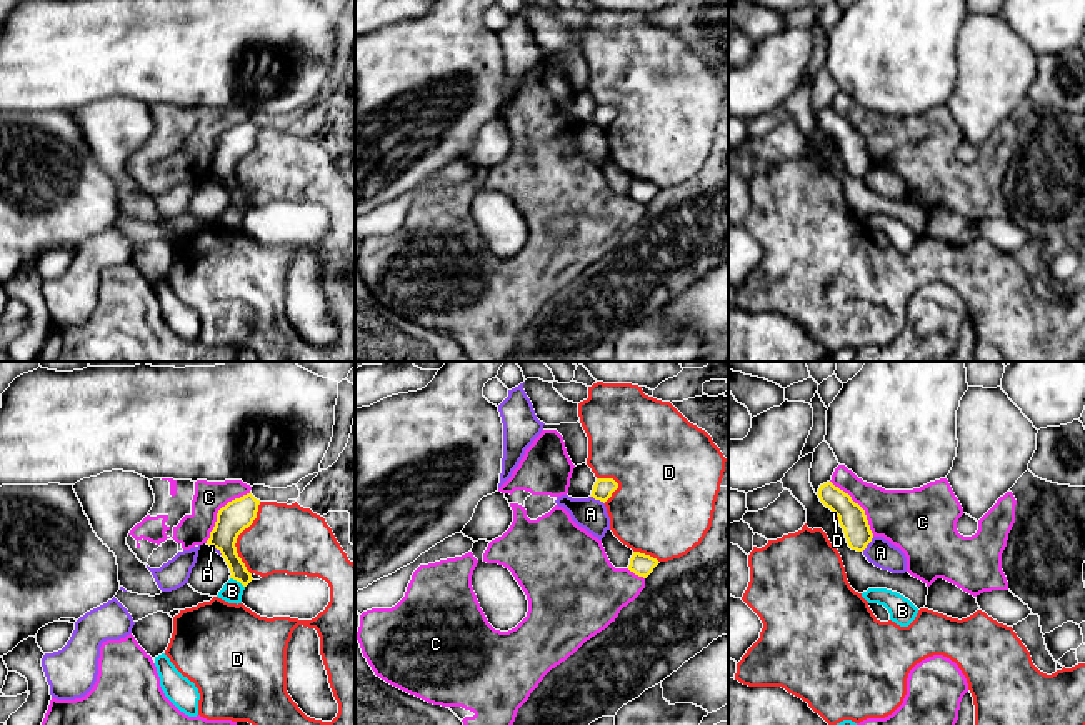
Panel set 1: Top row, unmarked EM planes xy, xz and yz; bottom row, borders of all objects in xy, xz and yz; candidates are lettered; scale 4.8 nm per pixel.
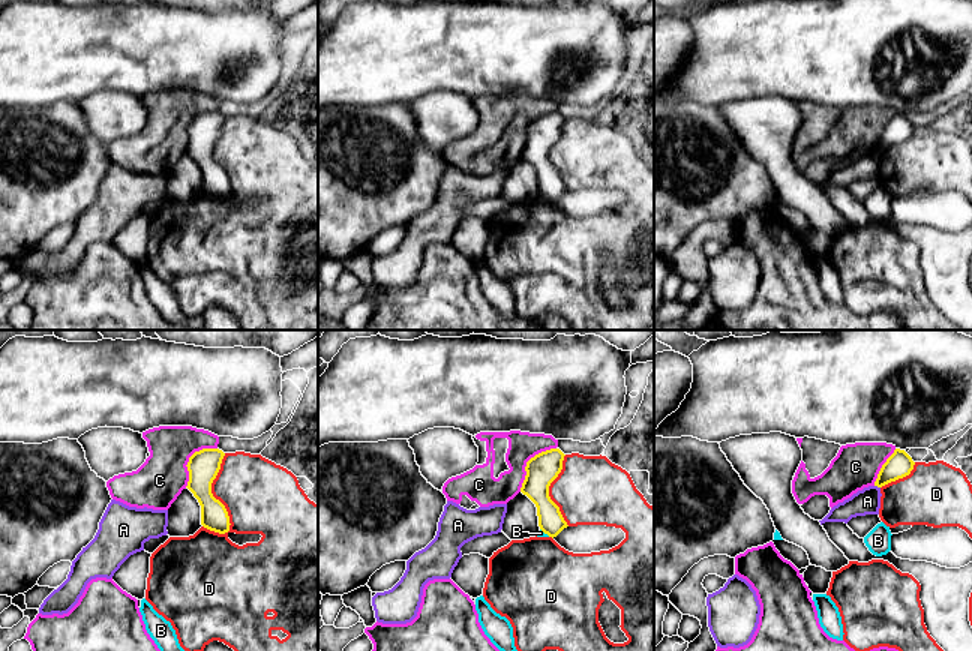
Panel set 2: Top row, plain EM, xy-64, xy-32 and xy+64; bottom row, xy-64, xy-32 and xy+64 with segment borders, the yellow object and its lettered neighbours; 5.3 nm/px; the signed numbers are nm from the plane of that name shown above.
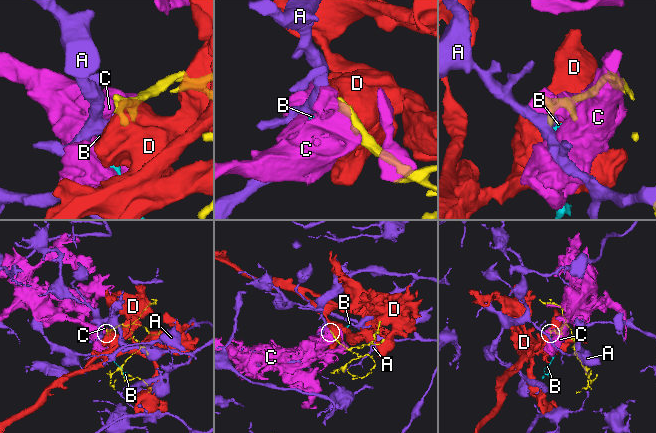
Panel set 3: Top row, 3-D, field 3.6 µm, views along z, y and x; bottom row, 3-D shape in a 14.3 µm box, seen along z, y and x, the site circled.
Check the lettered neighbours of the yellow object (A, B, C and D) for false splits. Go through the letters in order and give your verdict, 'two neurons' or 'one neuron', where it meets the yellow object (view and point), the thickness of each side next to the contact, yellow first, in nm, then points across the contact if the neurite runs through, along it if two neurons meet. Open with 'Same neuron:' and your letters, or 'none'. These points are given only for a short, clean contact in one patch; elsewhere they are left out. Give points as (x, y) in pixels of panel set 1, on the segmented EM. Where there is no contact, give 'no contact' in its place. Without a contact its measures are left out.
Same neuron: none
A: two neurons | xz (597, 499) | 100/150 nm | along xz (590, 495), (604, 504)
B: two neurons | xy (237, 580) | 130/100 nm | along xy (230, 577), (244, 587)
C: two neurons | xy (219, 512) | 150/150 nm
D: two neurons | xy (237, 537) | 150/340 nm

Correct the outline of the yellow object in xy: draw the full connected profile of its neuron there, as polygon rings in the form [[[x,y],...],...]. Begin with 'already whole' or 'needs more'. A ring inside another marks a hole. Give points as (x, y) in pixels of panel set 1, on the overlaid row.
already whole | [[[252,493],[228,502],[218,510],[215,527],[207,540],[207,545],[217,548],[225,558],[232,573],[230,578],[240,582],[243,587],[253,578],[238,557],[235,543],[238,535],[257,518],[258,505],[260,500]]]

